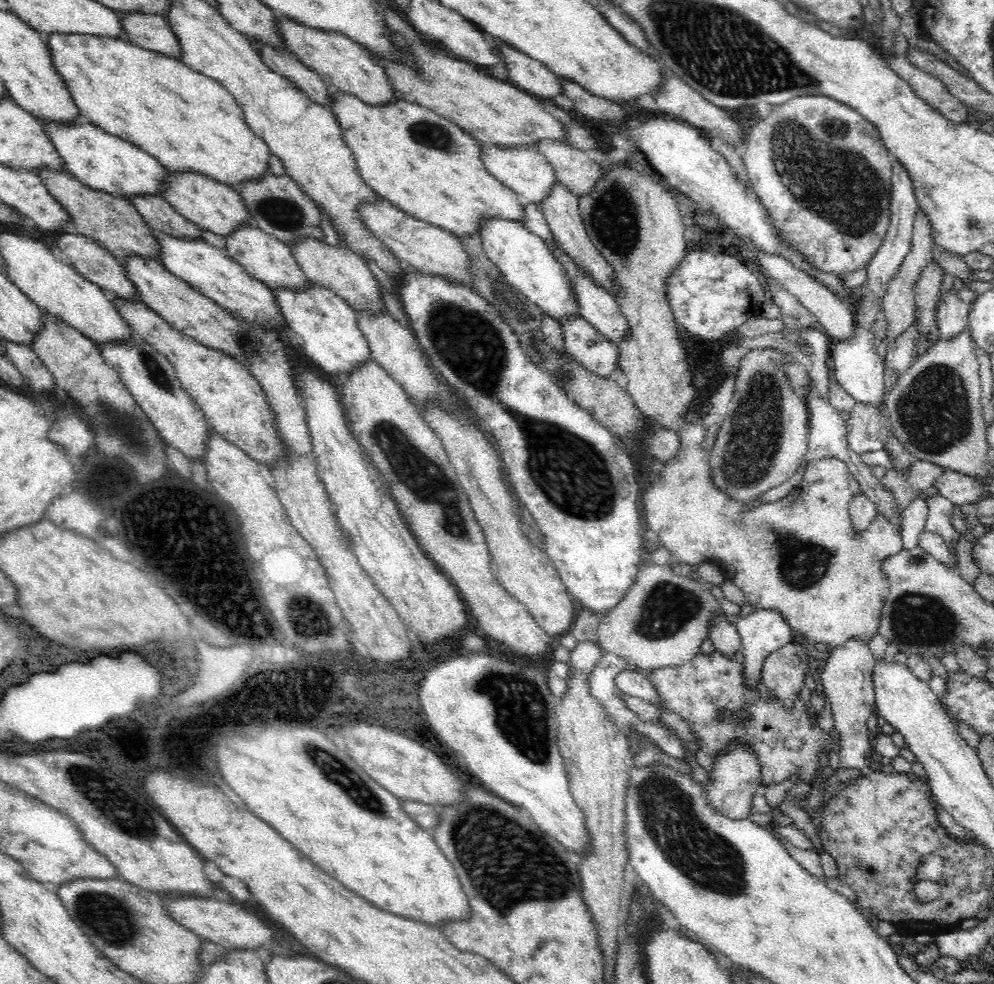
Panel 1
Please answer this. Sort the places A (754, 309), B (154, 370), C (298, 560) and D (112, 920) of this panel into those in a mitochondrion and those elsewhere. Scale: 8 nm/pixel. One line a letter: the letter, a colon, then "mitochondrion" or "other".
A: other
B: mitochondrion
C: other
D: mitochondrion

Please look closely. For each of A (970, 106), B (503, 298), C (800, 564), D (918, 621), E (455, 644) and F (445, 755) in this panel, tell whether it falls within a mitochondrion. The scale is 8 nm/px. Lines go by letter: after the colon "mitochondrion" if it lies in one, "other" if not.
A: other
B: mitochondrion
C: mitochondrion
D: mitochondrion
E: other
F: other

